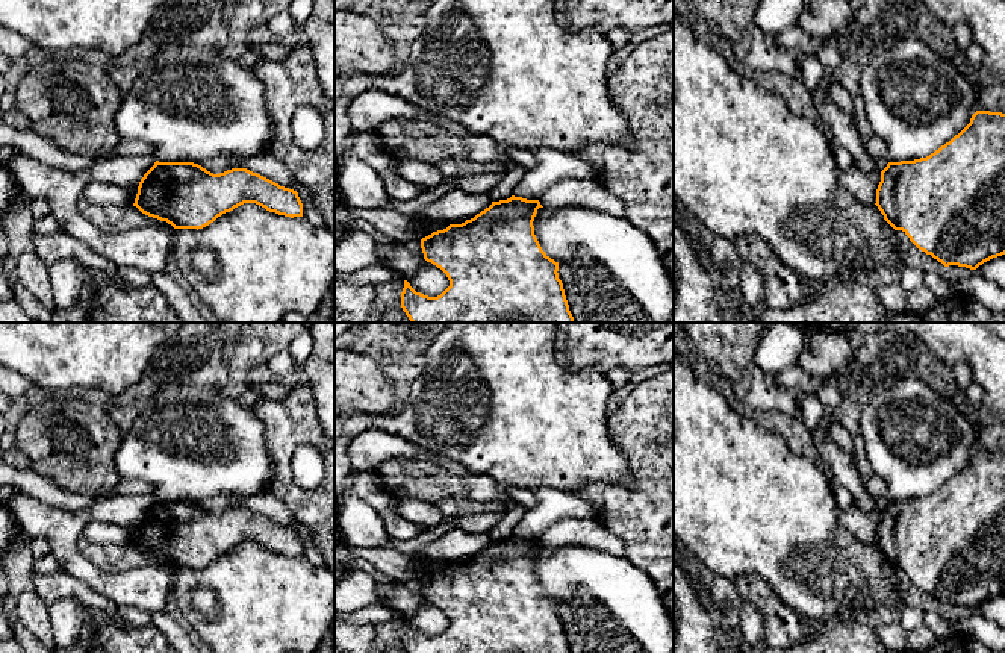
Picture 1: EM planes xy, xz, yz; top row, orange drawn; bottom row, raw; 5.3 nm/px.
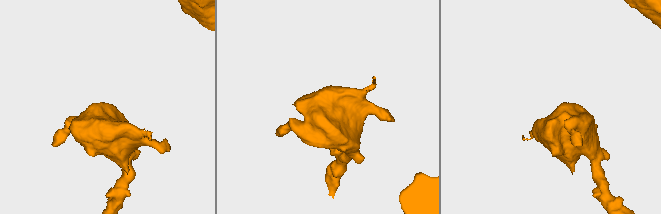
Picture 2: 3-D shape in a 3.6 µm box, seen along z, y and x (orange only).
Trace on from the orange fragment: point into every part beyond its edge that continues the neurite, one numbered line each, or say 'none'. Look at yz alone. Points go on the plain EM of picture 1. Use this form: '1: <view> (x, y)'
none

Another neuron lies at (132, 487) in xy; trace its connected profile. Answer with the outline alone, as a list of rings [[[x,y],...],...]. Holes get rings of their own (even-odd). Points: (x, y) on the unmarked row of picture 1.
[[[139,479],[121,480],[121,483],[115,489],[115,495],[150,495],[156,500],[153,486]]]

